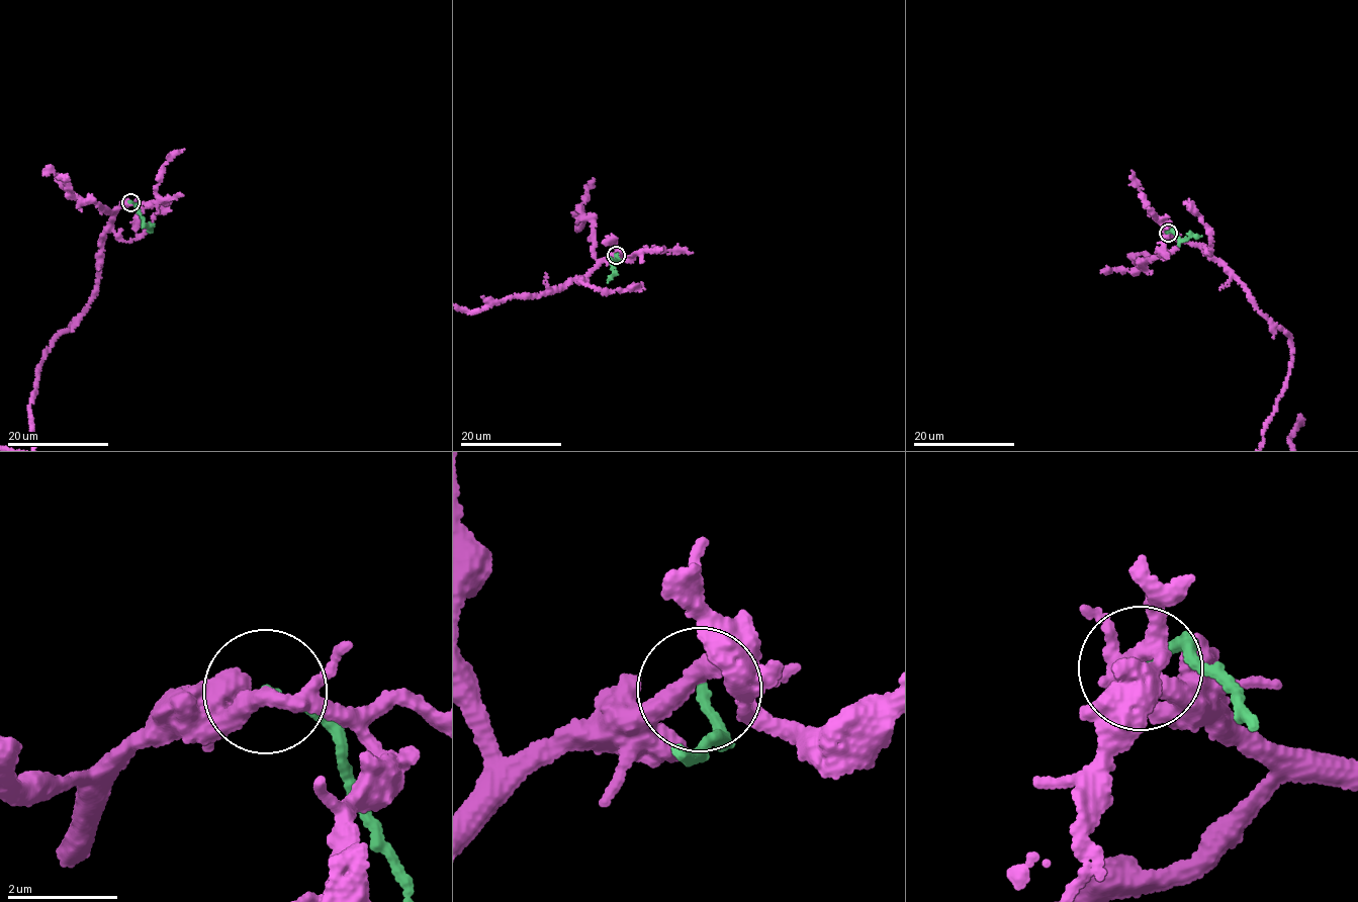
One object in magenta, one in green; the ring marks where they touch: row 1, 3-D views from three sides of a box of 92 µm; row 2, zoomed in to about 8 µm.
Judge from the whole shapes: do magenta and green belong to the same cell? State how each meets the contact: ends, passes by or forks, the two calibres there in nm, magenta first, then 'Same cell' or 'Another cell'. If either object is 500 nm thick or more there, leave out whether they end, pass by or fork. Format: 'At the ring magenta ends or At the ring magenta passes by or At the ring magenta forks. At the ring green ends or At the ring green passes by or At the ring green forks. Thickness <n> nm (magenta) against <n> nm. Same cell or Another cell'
At the ring magenta passes by. At the ring green ends. Thickness 320 nm (magenta) against 160 nm. Another cell

